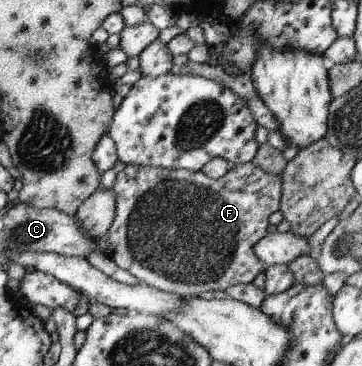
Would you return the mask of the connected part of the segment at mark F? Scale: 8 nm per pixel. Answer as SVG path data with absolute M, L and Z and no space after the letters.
M251 162L235 165L231 170L225 172L221 178L212 180L207 178L200 171L190 172L184 169L165 169L160 167L126 165L121 172L116 174L112 192L115 194L114 218L109 226L105 237L102 239L103 252L111 259L117 267L127 270L140 283L155 288L156 290L172 293L184 297L185 290L193 290L195 294L199 292L209 292L209 290L226 290L234 285L250 284L255 276L265 267L252 252L252 247L266 236L268 217L278 210L280 204L280 176L274 176L262 172Z

